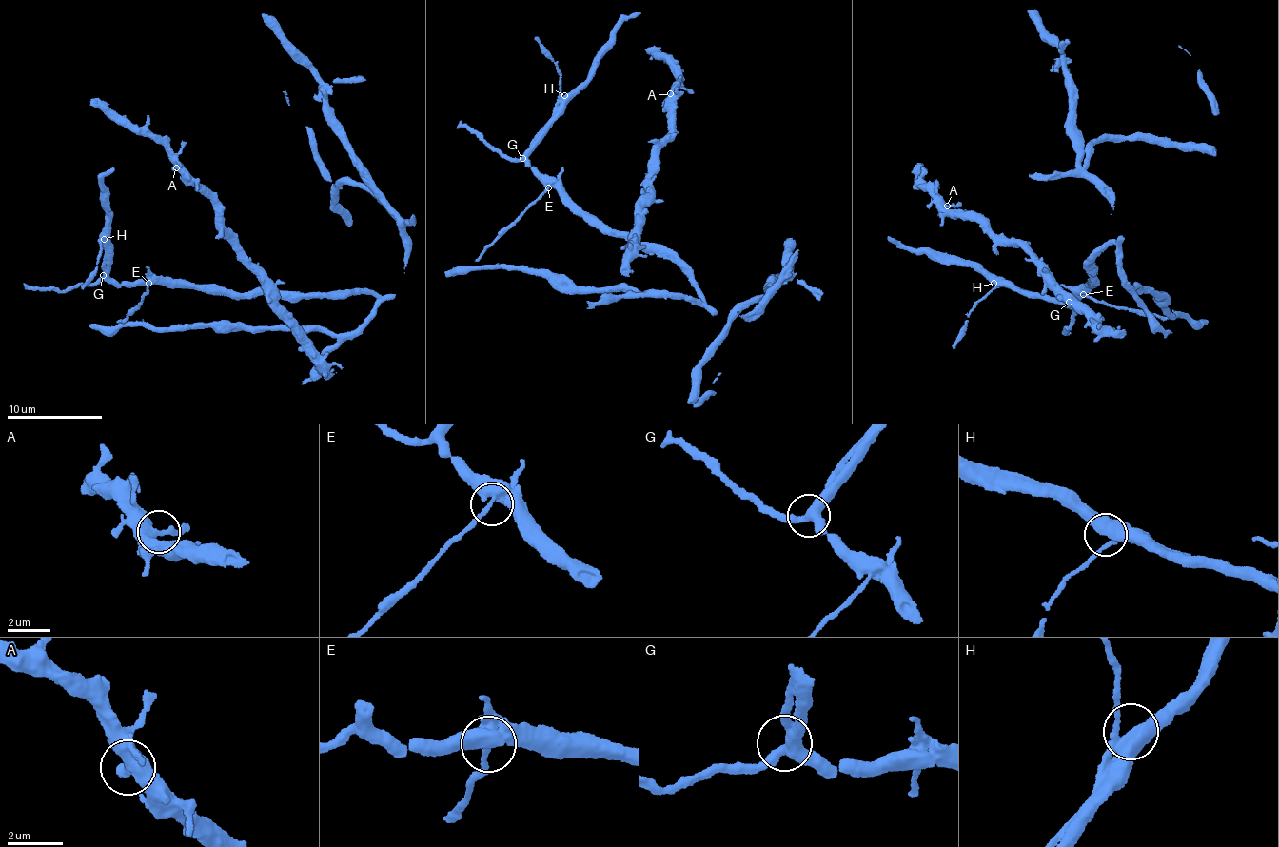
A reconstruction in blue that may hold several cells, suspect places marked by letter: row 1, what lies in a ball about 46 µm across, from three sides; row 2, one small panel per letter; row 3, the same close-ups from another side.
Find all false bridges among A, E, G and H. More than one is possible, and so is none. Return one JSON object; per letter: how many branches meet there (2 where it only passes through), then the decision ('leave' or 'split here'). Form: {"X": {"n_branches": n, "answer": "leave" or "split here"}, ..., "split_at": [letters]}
{"A": {"n_branches": 3, "answer": "leave"}, "E": {"n_branches": 3, "answer": "split here"}, "G": {"n_branches": 3, "answer": "leave"}, "H": {"n_branches": 3, "answer": "leave"}, "split_at": ["E"]}

